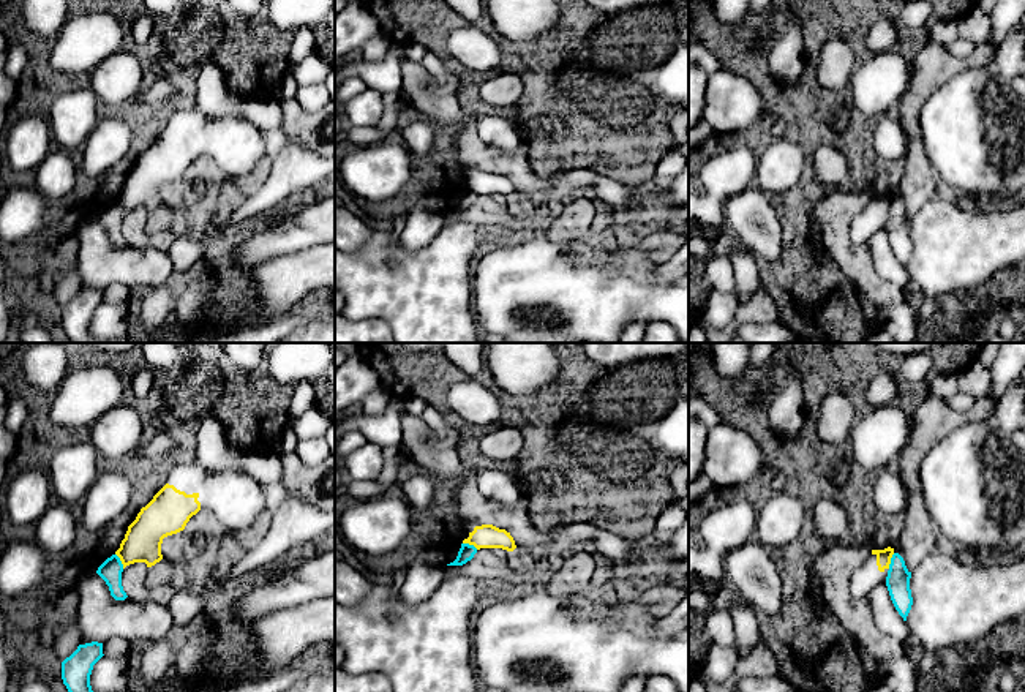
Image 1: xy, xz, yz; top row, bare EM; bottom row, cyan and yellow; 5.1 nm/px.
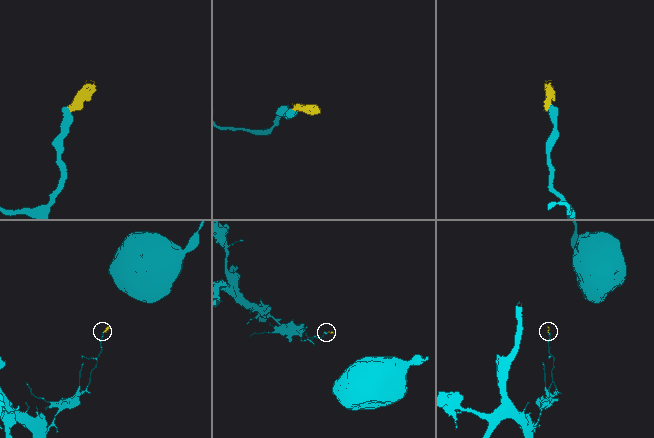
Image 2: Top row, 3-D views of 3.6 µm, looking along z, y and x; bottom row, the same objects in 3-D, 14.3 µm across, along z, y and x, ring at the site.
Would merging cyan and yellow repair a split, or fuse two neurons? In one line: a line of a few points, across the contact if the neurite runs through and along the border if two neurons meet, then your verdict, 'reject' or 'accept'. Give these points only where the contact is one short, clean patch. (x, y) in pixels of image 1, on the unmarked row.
line yz (894, 199), (888, 214); reject

